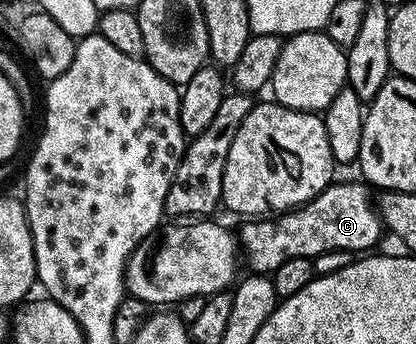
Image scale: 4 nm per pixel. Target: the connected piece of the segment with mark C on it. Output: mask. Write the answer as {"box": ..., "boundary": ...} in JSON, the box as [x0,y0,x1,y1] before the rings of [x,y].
{"box":[239,183,383,274],"boundary":[[[329,183],[315,198],[288,212],[279,212],[264,218],[249,218],[239,231],[239,248],[243,260],[250,264],[257,274],[271,274],[287,258],[307,258],[312,260],[319,254],[331,250],[347,250],[354,254],[365,254],[380,242],[383,225],[374,197],[364,183]]]}

